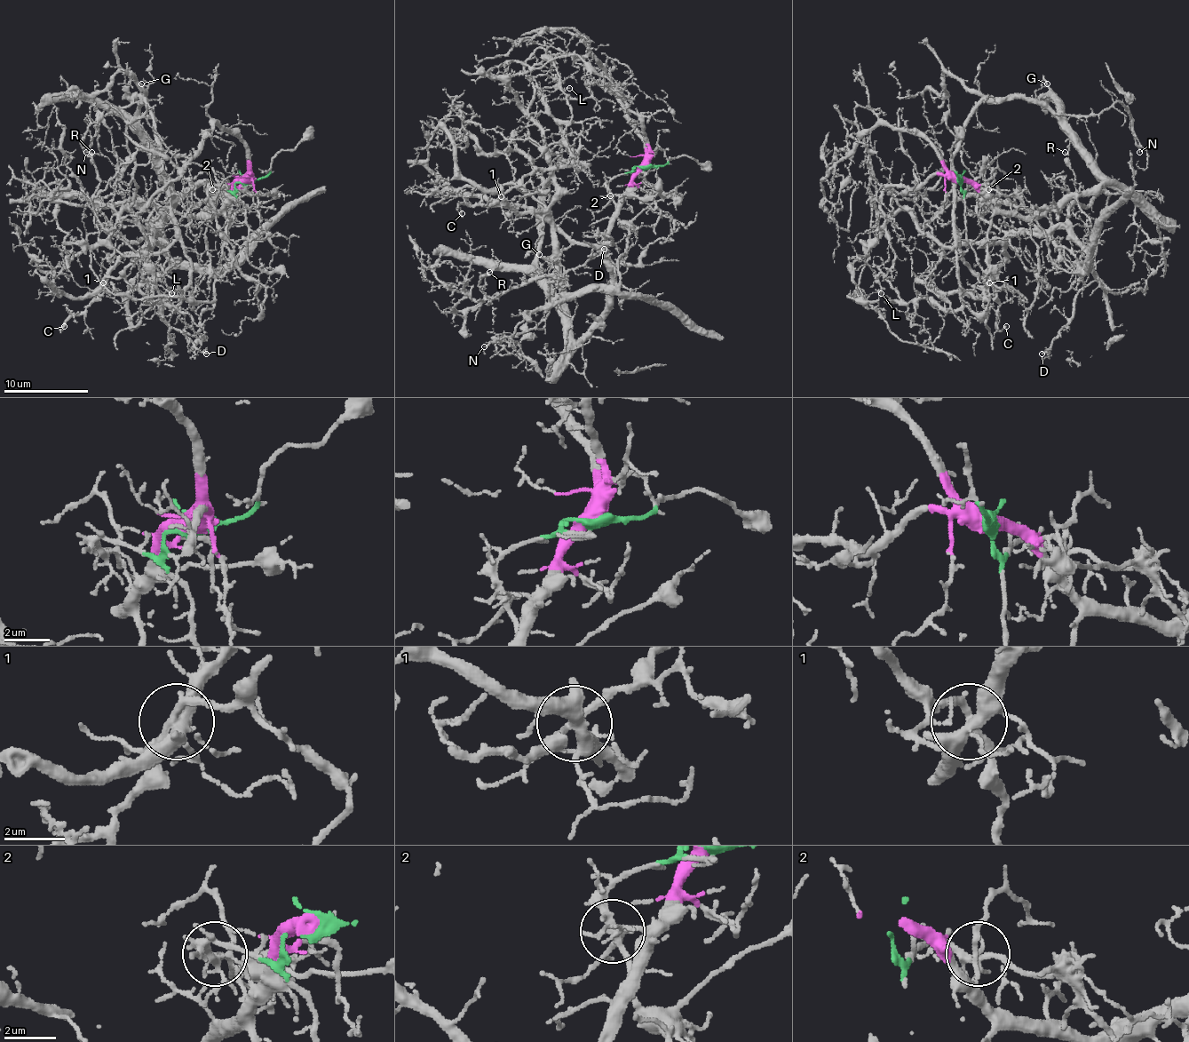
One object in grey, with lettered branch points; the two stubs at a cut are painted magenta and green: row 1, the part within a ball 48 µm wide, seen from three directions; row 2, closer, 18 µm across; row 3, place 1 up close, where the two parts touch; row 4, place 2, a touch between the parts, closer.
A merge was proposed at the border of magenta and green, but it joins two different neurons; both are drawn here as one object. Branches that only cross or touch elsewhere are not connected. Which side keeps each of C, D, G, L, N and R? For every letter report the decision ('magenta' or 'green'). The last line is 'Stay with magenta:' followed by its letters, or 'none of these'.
C: magenta
D: green
G: magenta
L: magenta
N: magenta
R: magenta
Stay with magenta: C, G, L, N, R

